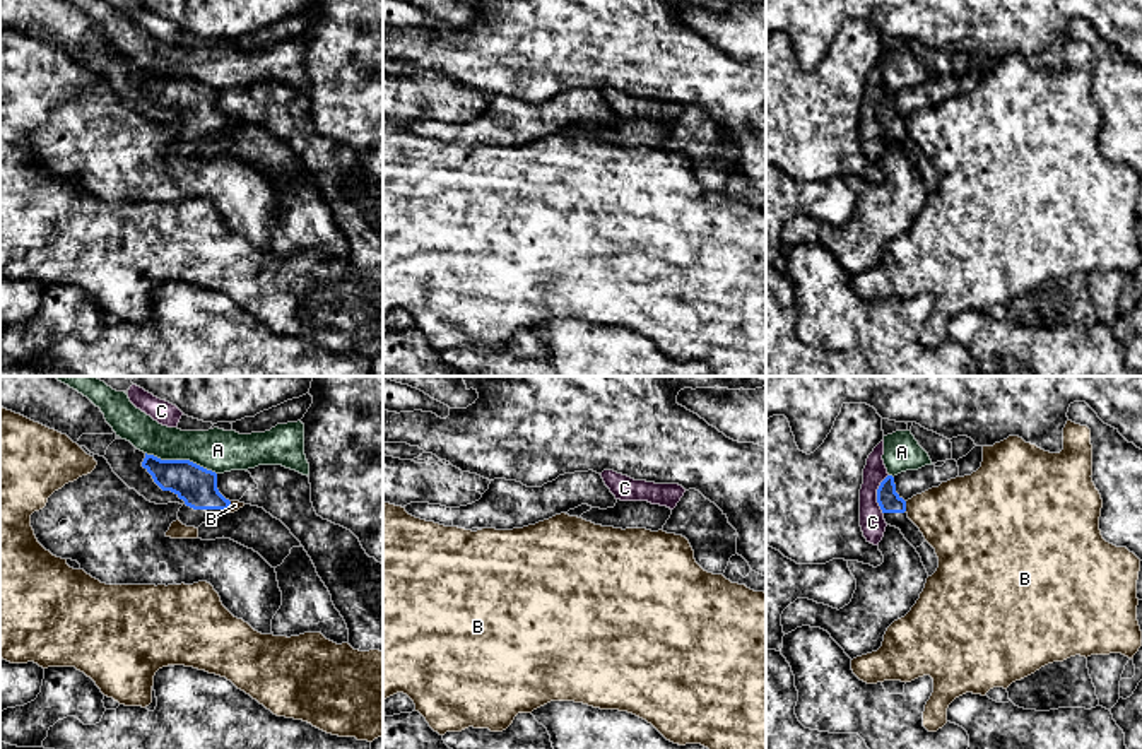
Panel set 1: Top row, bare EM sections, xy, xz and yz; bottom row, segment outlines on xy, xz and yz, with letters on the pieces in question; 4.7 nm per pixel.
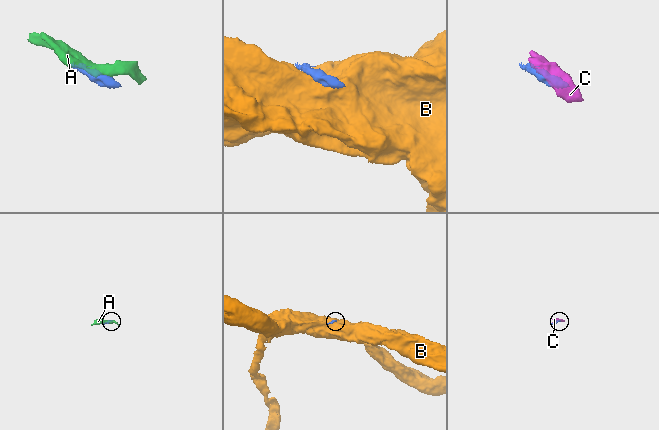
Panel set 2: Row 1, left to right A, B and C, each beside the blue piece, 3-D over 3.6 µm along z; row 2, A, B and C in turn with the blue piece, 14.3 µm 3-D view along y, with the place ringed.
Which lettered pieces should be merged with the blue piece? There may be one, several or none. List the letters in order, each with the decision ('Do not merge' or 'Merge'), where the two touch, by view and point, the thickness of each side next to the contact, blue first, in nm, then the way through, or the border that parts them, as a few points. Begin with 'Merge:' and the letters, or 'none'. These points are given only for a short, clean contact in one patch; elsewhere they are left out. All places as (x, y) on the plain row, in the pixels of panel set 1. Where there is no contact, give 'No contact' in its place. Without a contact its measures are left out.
Merge: none
A: Do not merge. Touches blue at xy (182, 77). Thickness 190 nm (blue) against 200 nm
B: Do not merge. Touches blue at yz (905, 123). Thickness 110 nm (blue) against 360 nm
C: Do not merge. Touches blue at yz (877, 112). Thickness 110 nm (blue) against 120 nm. Boundary: yz (888, 91), (877, 106), (877, 122), (882, 130)

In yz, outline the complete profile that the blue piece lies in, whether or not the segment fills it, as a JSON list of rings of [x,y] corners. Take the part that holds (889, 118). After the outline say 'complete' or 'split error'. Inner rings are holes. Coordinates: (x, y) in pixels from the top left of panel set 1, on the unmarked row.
[[[887,92],[877,106],[877,120],[887,142],[901,147],[904,156],[916,166],[921,180],[932,193],[939,185],[935,166],[925,157],[920,145],[908,135],[906,118],[896,109],[894,94]]]; split error

